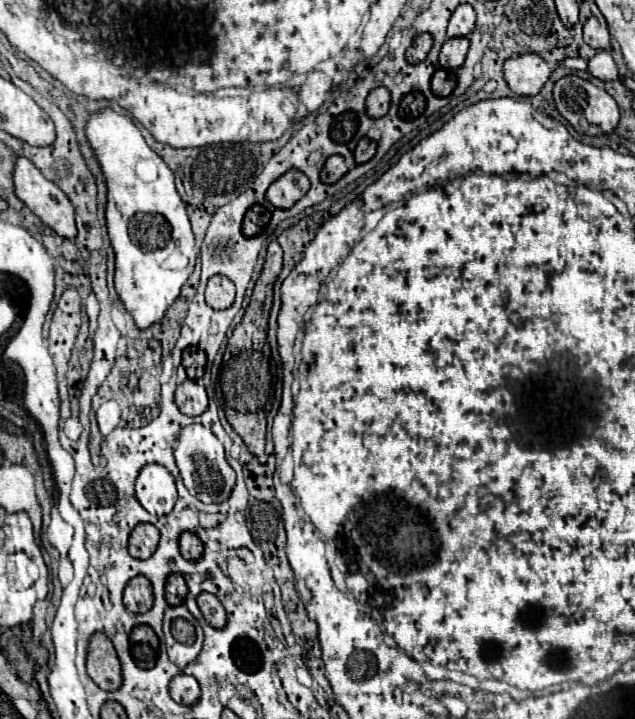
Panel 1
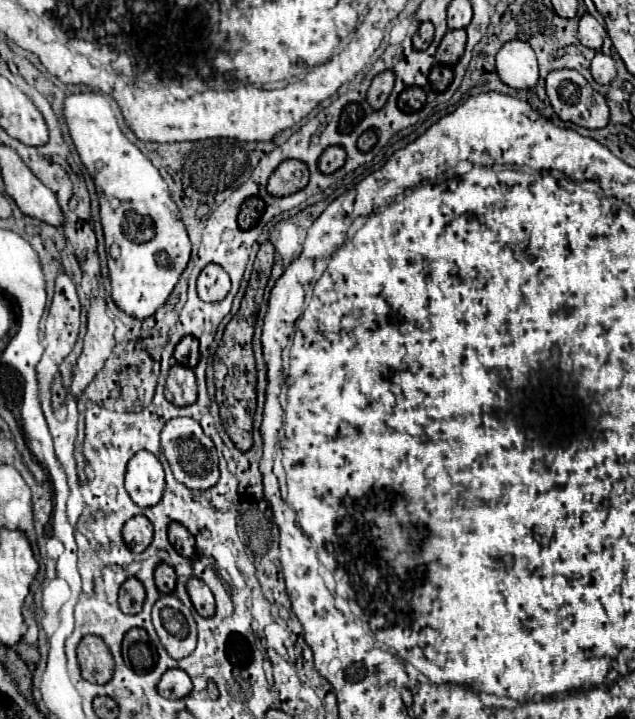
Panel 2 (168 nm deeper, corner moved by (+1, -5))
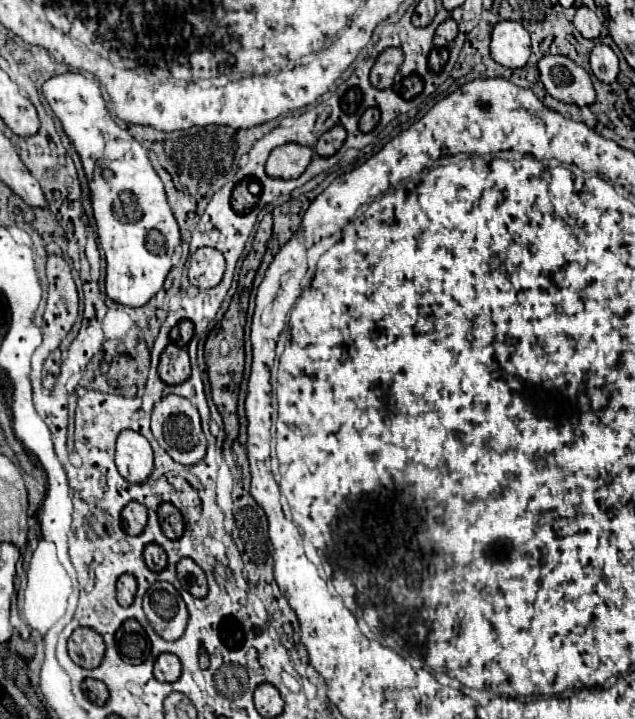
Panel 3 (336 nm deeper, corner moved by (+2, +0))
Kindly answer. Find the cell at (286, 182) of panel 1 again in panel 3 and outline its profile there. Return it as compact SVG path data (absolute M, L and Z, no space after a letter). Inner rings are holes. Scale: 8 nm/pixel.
M296 143L276 147L266 161L266 175L274 179L296 179L306 171L312 155L314 151L310 147Z

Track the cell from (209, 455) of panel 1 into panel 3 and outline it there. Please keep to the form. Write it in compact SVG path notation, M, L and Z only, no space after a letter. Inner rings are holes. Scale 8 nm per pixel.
M168 395L164 397L152 411L152 433L160 447L176 461L182 465L196 465L206 457L208 441L200 425L200 415L198 409L184 397L178 395Z

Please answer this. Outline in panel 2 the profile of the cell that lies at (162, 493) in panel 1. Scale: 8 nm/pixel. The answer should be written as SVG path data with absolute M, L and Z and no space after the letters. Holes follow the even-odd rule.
M139 450L137 454L133 454L125 472L125 488L131 500L141 508L155 506L161 500L165 474L155 454L147 450Z

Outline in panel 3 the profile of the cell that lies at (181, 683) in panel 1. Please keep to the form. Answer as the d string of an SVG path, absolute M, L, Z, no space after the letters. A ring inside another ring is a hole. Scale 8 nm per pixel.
M164 653L156 659L154 663L154 677L158 681L164 681L164 683L174 683L180 679L180 671L182 671L182 665L180 665L180 659L172 653Z

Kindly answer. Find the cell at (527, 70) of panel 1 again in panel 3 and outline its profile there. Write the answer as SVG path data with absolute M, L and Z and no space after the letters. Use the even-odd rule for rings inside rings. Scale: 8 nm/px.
M500 21L494 25L490 55L508 69L522 69L530 57L530 35L516 21Z

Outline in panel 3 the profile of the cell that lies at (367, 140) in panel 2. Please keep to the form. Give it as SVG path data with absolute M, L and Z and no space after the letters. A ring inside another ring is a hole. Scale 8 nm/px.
M368 109L368 111L362 115L362 119L360 119L360 131L362 131L362 133L370 133L370 131L376 127L378 121L380 121L380 111L378 111L378 109Z

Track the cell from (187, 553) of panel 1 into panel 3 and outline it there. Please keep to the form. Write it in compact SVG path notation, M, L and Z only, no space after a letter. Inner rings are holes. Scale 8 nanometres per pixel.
M168 503L160 505L158 521L160 521L160 527L168 539L180 539L182 537L186 525L184 525L182 513L174 505L168 505Z

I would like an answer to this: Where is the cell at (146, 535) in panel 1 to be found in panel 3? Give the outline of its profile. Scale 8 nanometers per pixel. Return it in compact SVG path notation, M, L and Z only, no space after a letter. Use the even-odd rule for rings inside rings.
M130 501L124 511L122 511L122 523L128 535L140 535L146 527L148 515L146 515L146 507L140 505L138 501Z

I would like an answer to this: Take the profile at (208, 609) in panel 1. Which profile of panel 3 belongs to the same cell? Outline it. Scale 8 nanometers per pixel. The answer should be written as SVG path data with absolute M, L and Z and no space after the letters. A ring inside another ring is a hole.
M182 559L178 563L178 581L180 581L180 585L188 593L192 593L198 599L202 599L202 597L208 595L206 575L204 575L204 571L192 559Z

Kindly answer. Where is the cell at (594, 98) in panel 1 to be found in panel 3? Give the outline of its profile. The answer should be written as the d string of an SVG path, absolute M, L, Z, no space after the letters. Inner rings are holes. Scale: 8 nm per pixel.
M548 55L538 61L540 81L550 97L578 107L588 107L596 101L590 75L564 55Z

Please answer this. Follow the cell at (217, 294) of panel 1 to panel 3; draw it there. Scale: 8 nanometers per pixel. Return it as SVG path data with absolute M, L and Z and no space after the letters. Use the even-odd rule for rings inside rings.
M202 247L192 255L188 279L198 289L212 289L224 277L224 257L212 247Z

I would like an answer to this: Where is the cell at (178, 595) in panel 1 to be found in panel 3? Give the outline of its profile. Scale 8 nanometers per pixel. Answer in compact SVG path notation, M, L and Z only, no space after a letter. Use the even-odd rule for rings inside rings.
M156 543L146 545L146 549L144 549L144 561L146 561L148 569L154 571L154 573L164 571L166 569L166 563L168 563L164 549L160 545L156 545Z

